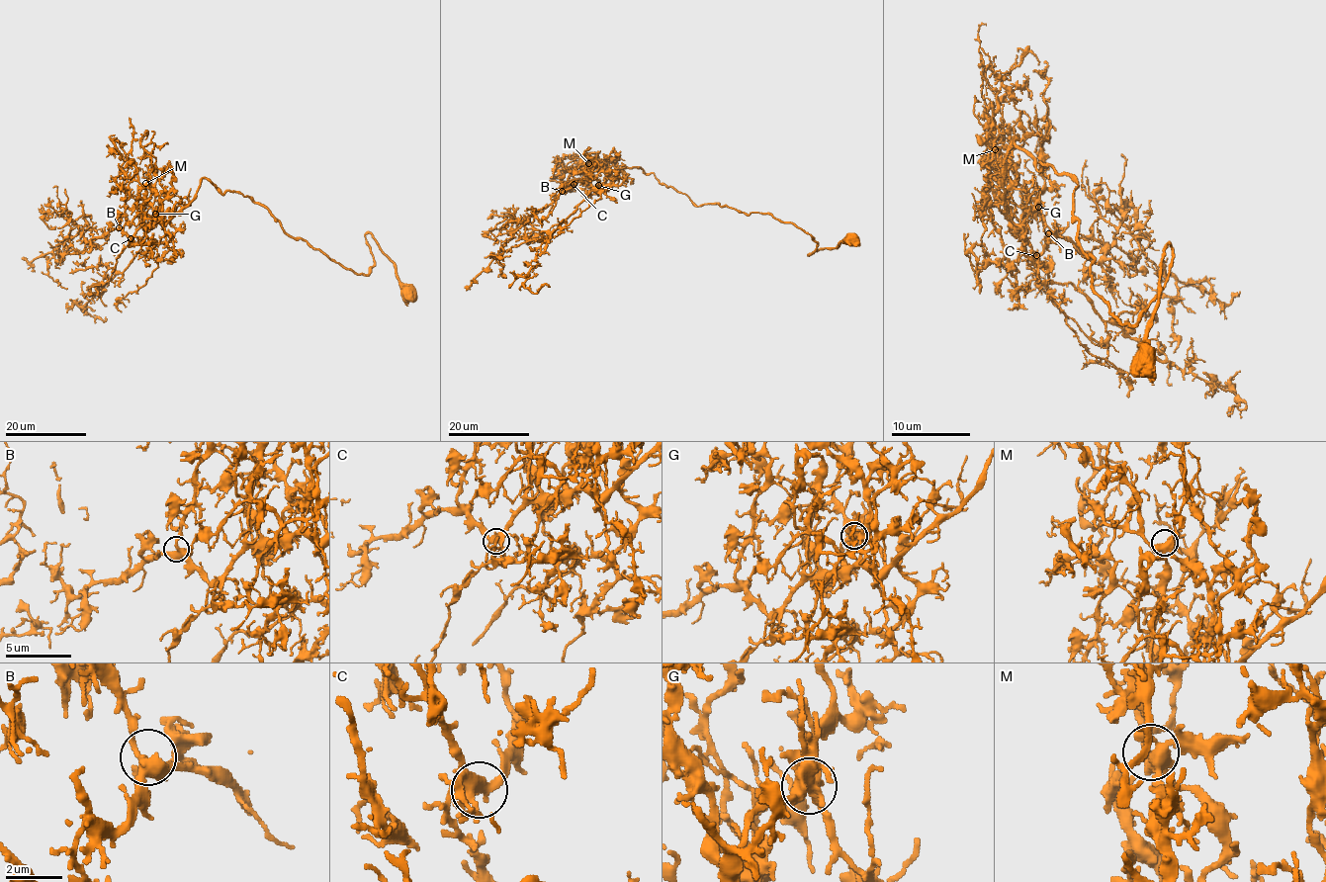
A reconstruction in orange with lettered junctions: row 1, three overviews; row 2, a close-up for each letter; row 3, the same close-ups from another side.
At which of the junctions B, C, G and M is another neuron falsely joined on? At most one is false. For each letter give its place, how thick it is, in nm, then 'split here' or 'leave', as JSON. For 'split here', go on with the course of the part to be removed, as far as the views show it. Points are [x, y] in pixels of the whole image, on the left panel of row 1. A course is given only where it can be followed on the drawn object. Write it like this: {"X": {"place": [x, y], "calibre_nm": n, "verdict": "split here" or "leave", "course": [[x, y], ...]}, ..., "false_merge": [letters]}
{"B": {"place": [119, 227], "calibre_nm": 400, "verdict": "leave"}, "C": {"place": [131, 238], "calibre_nm": 440, "verdict": "leave"}, "G": {"place": [155, 214], "calibre_nm": 500, "verdict": "leave"}, "M": {"place": [145, 183], "calibre_nm": 420, "verdict": "leave"}, "false_merge": []}

